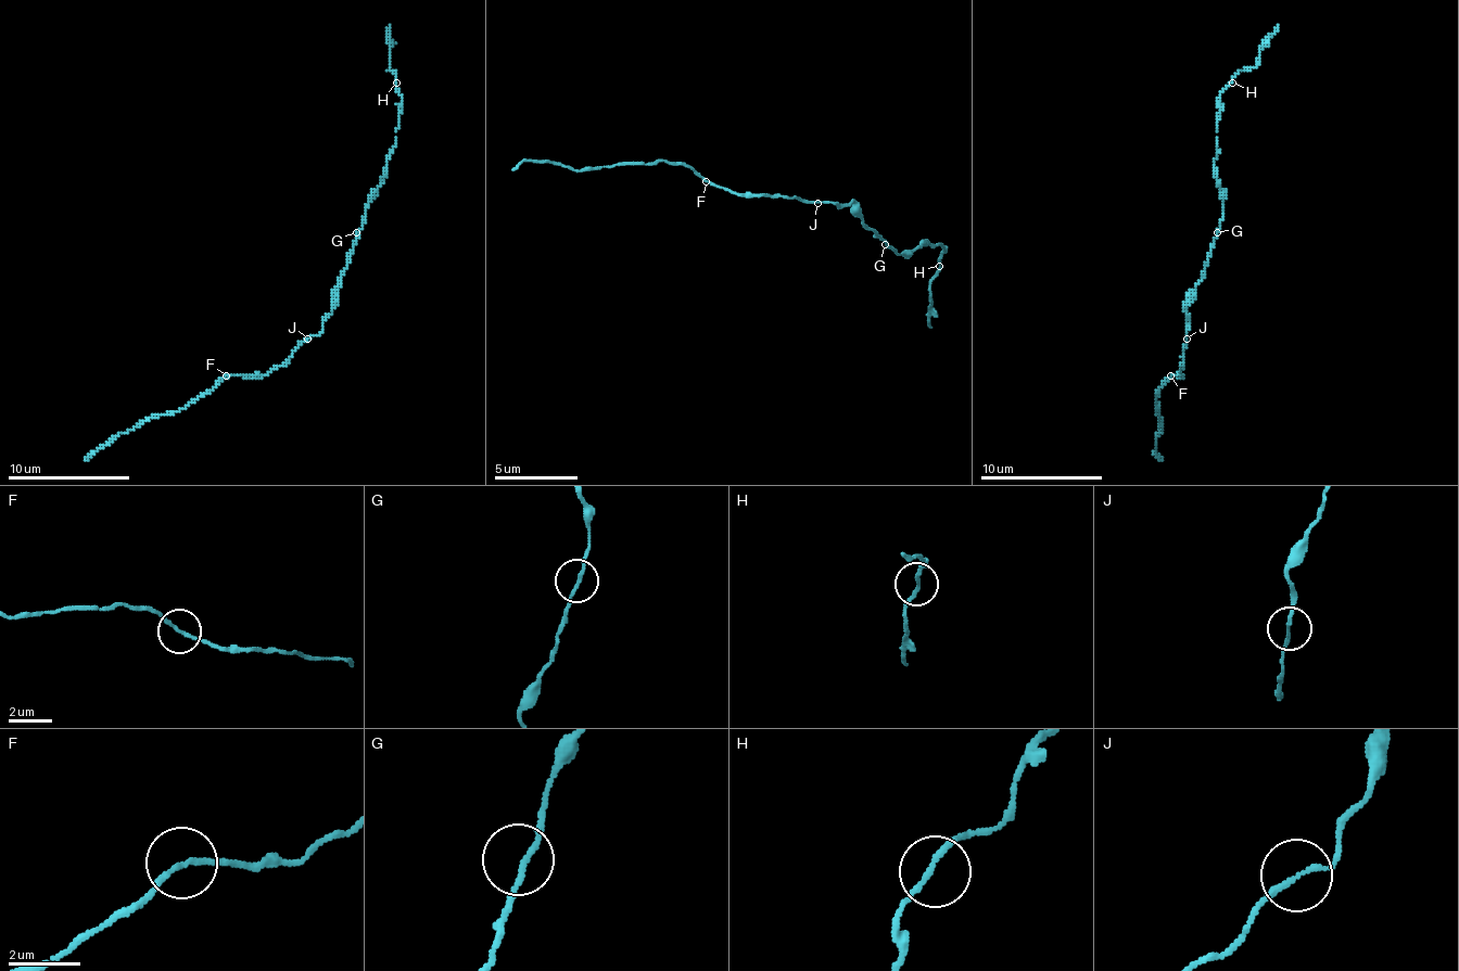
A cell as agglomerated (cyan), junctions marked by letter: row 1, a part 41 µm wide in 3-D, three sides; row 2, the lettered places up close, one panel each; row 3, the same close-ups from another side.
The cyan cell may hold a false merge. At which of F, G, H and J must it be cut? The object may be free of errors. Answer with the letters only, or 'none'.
none

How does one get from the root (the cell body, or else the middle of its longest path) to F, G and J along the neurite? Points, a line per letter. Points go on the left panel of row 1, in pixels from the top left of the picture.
F: (332, 293), (332, 314), (322, 330), (280, 366), (265, 375), (225, 375)
G: (332, 293), (347, 266), (356, 232)
J: (332, 293), (332, 314), (322, 323), (322, 330), (307, 339)

